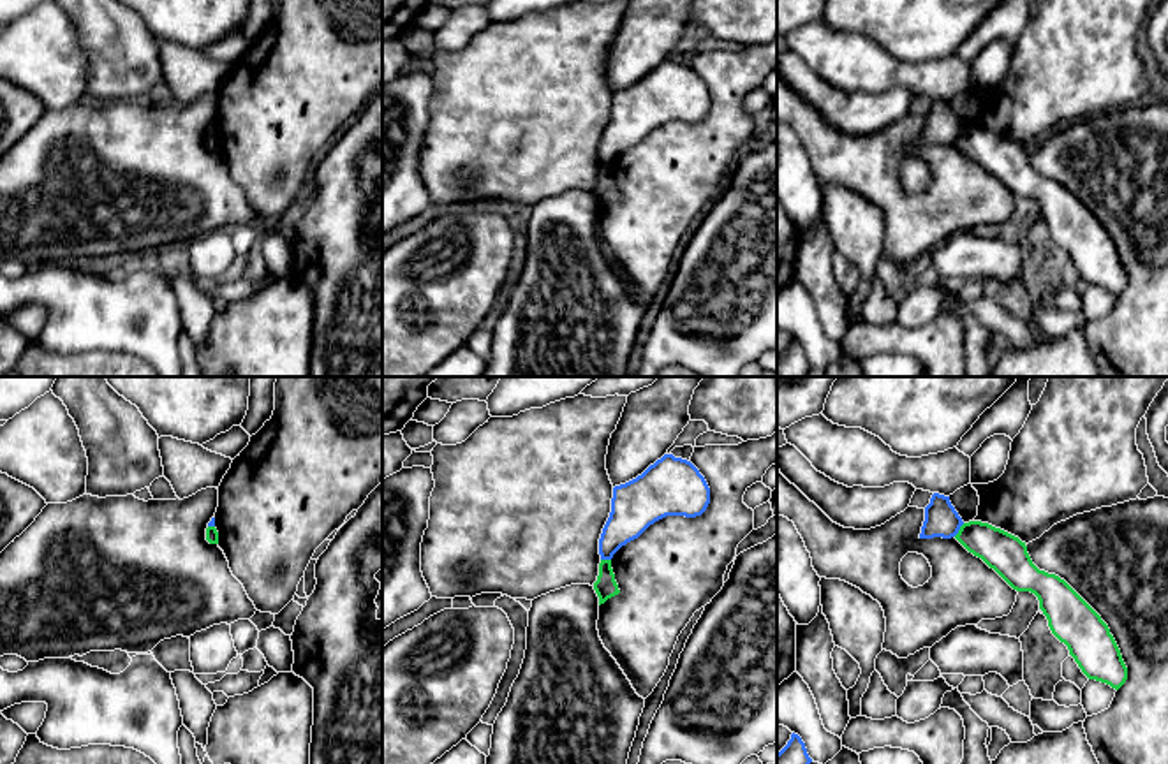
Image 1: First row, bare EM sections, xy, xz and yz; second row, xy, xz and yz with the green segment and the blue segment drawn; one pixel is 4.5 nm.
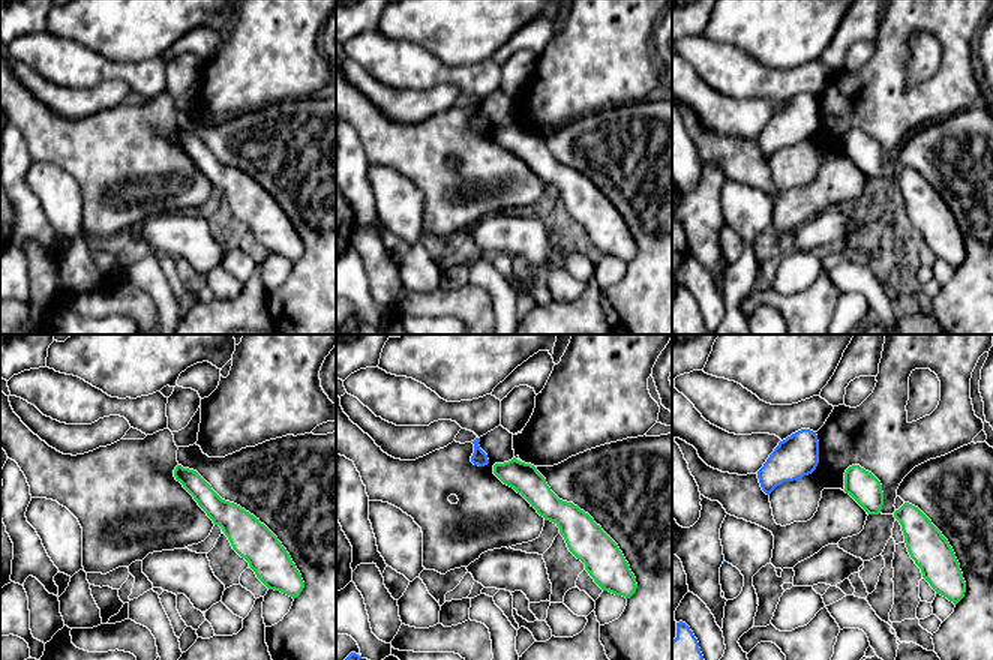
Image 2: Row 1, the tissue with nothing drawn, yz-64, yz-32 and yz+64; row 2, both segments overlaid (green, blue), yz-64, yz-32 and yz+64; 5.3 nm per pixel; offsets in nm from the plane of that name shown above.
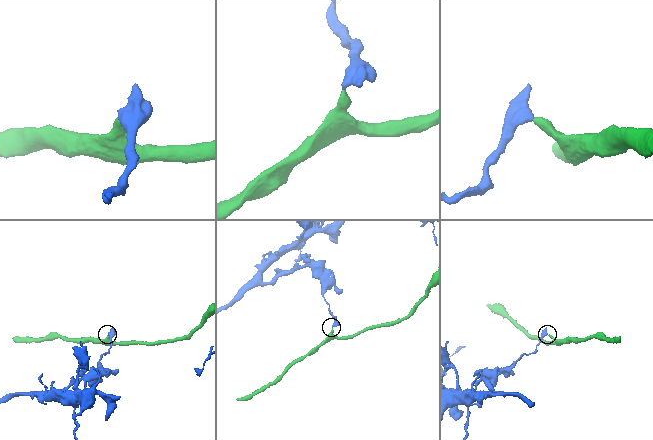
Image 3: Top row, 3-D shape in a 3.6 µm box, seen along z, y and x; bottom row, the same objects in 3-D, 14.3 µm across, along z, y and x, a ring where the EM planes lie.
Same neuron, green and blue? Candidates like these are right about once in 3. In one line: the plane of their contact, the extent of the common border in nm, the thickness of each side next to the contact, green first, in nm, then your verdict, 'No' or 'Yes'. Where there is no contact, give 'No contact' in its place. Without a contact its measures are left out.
Touches green in yz. Shared border 80 nm. Thickness 180 nm (green) against 160 nm. No

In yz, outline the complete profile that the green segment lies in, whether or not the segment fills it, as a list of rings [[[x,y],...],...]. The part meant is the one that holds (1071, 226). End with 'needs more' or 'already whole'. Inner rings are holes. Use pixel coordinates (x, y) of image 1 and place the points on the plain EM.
[[[964,129],[955,144],[1013,195],[1031,197],[1052,239],[1068,252],[1082,278],[1119,296],[1127,285],[1120,255],[1101,222],[1059,181],[1039,176],[1025,148],[988,129]]]; already whole

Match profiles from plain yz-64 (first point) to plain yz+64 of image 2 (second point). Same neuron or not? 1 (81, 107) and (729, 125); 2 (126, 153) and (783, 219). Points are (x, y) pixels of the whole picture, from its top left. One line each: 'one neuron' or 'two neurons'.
1: one neuron
2: one neuron

